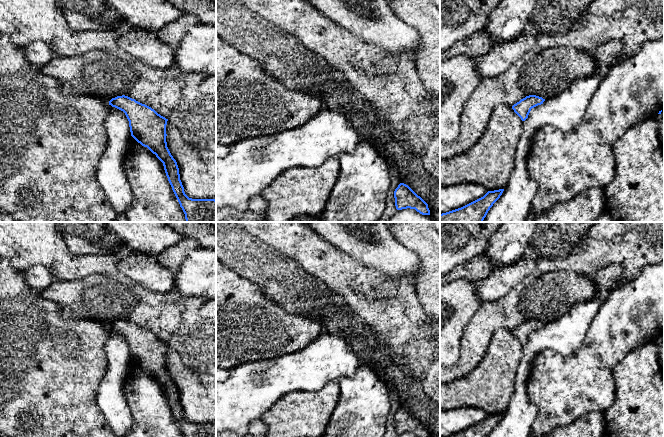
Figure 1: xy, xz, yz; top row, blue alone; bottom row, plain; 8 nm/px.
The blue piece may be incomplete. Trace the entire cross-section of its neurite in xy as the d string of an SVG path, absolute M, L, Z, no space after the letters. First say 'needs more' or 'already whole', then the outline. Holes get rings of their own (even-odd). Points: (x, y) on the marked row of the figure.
already whole; M125 95L112 98L109 105L125 113L131 136L163 163L168 181L185 214L186 222L216 222L215 199L192 199L184 192L177 162L167 147L168 119L151 107Z

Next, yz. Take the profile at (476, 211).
already whole; M504 189L488 191L483 197L452 211L440 214L440 222L483 222Z

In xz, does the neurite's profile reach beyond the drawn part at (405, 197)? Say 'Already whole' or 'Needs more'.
Already whole

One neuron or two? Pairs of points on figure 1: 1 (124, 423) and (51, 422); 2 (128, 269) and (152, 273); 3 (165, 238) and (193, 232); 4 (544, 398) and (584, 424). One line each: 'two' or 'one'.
1: two
2: one
3: two
4: two

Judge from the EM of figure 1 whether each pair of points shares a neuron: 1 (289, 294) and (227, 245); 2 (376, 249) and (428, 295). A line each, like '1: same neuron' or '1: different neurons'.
1: same neuron
2: different neurons

